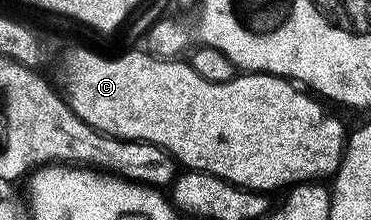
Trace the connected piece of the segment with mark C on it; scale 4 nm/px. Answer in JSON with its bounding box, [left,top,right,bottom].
[64,54,348,193]

